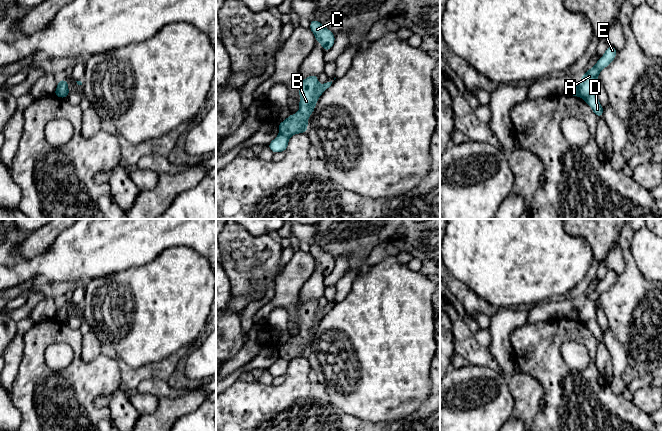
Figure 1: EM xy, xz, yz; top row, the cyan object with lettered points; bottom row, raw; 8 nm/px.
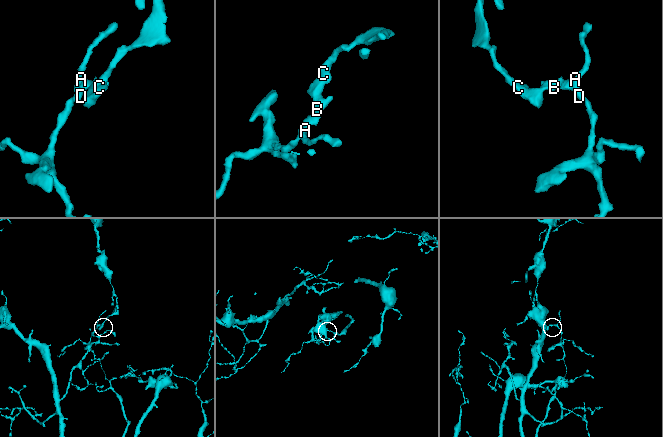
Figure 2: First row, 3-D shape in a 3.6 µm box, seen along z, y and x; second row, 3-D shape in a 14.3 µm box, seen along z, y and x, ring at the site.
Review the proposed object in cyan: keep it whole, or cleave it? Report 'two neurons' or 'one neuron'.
two neurons

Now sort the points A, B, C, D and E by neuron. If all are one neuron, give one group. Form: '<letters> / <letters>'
A D E / B C

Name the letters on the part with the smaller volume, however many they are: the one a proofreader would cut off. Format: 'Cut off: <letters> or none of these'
Cut off: B, C

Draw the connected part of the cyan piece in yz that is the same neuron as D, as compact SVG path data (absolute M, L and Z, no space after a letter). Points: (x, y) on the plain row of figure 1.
M608 270L605 278L598 283L596 289L593 292L588 293L581 301L579 321L592 332L597 341L603 341L604 336L597 321L597 303L600 295L606 292L615 283L617 277L615 271Z

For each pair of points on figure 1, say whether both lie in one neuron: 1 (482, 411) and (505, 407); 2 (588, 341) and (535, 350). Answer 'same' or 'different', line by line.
1: same
2: same

